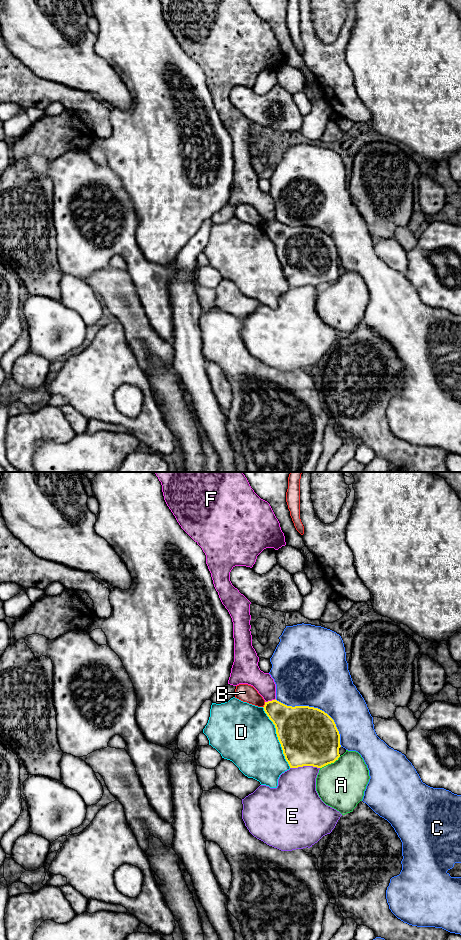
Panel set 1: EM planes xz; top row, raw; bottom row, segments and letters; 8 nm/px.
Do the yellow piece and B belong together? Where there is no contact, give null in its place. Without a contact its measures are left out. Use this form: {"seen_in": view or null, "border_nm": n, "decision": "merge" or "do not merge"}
{"seen_in": "xz", "border_nm": 50, "decision": "do not merge"}

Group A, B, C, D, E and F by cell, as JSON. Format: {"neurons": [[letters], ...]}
{"neurons": [["A"], ["B"], ["C"], ["D"], ["E"], ["F"]]}

